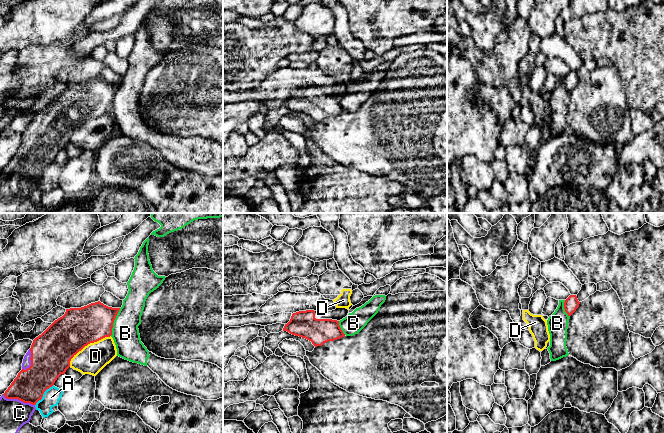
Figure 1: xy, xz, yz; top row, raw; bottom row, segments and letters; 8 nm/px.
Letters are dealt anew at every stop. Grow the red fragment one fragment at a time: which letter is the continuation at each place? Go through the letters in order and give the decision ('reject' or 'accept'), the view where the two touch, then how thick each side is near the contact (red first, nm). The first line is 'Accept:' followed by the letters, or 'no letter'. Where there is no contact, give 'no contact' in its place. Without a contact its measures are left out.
Accept: C
A: reject; meets red in xy; 280 nm thick on the red side, 140 nm on the other
B: reject; meets red in xy; 300 nm thick on the red side, 220 nm on the other
C: accept; meets red in xy; 260 nm thick on the red side, 220 nm on the other
D: reject; meets red in xy; 320 nm thick on the red side, 220 nm on the other

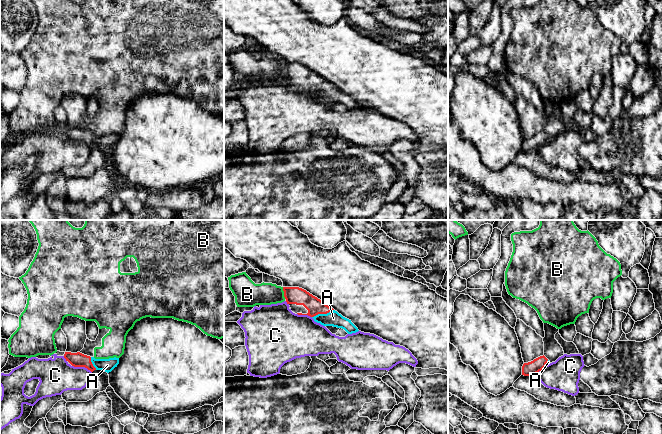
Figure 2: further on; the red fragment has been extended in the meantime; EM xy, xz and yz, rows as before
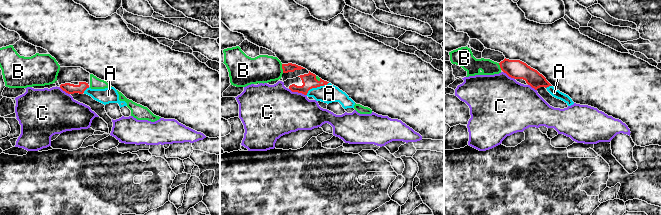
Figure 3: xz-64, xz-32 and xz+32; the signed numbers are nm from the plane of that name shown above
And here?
Accept: A
A: accept; meets red in xz; 140 nm thick on the red side, 120 nm on the other
B: reject; meets red in xz; 140 nm thick on the red side, 180 nm on the other
C: reject; meets red in xy; 120 nm thick on the red side, 280 nm on the other

